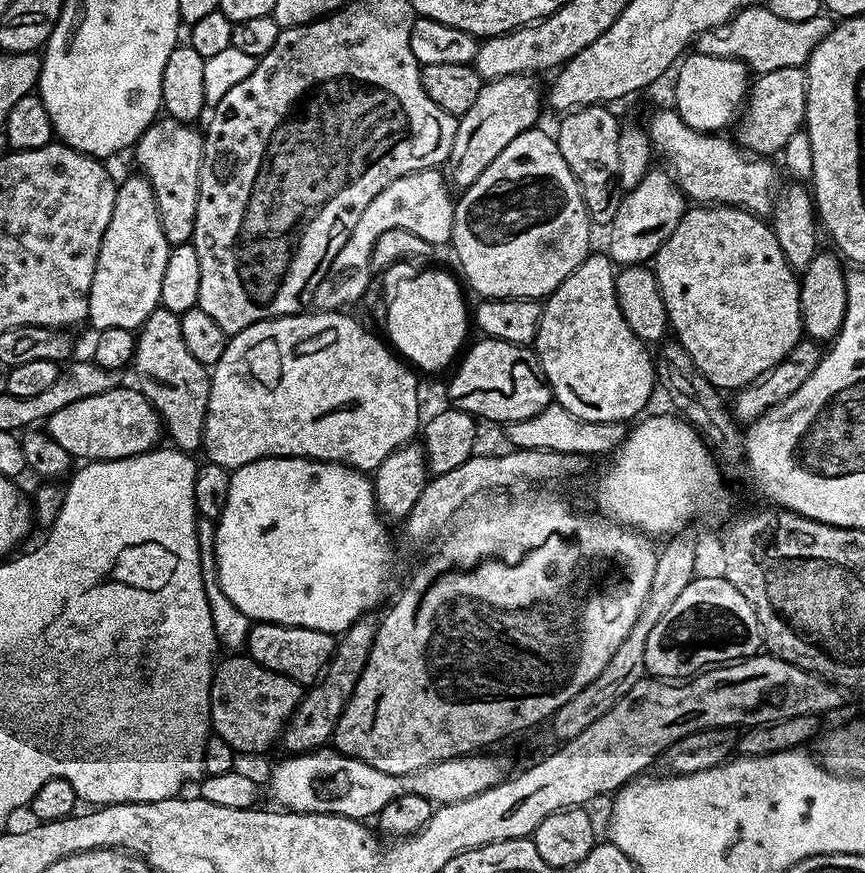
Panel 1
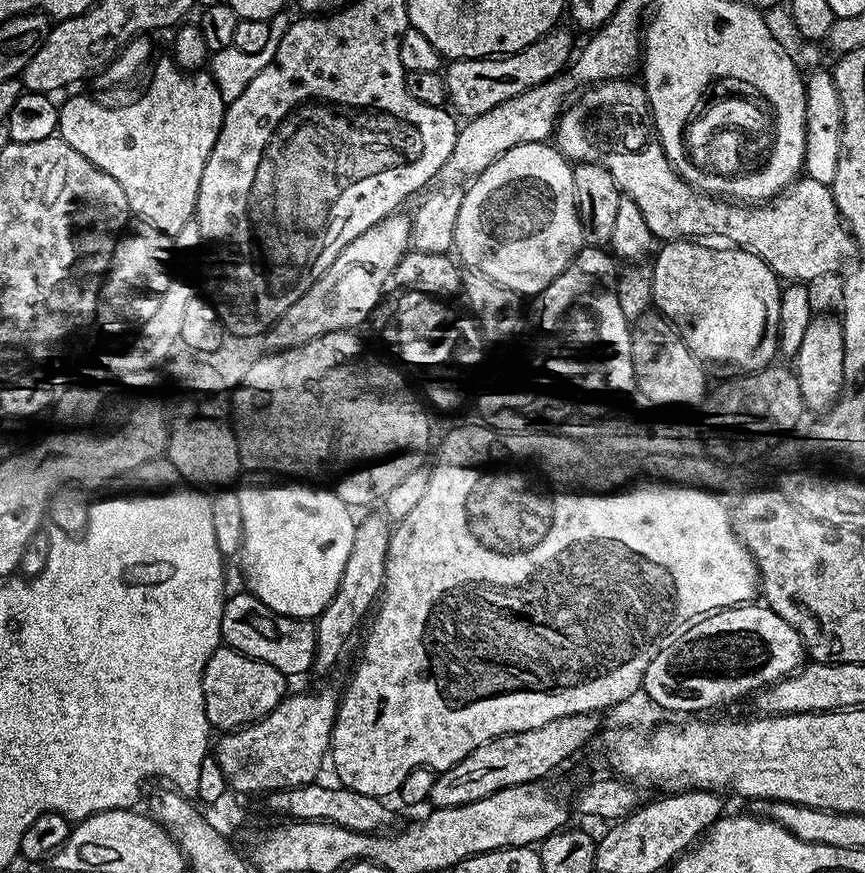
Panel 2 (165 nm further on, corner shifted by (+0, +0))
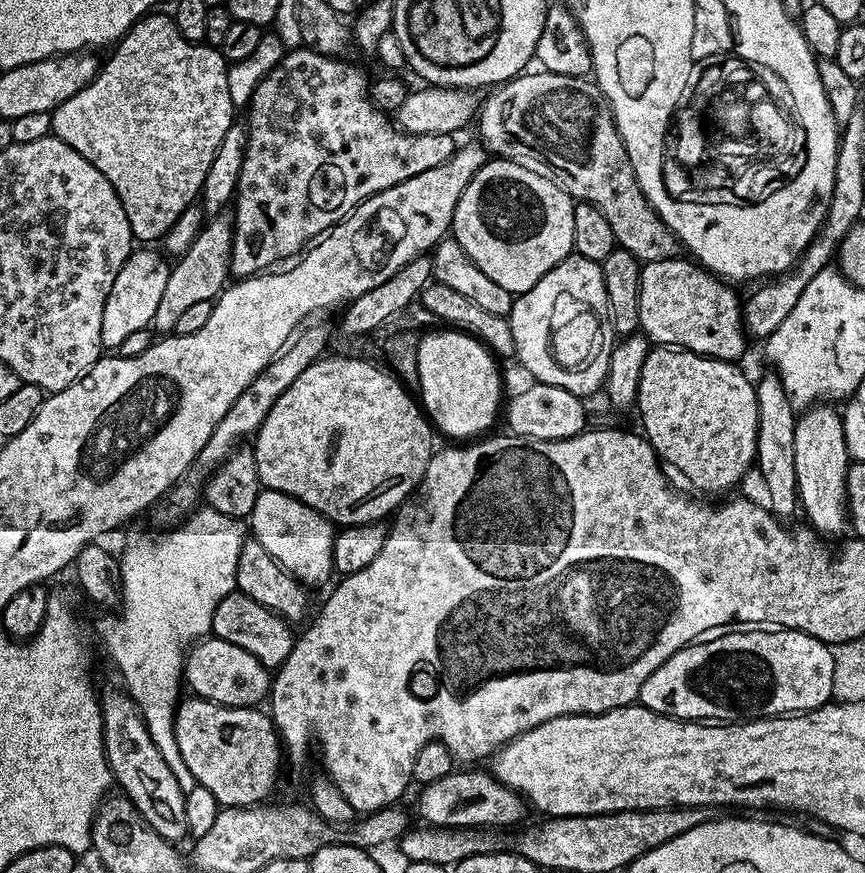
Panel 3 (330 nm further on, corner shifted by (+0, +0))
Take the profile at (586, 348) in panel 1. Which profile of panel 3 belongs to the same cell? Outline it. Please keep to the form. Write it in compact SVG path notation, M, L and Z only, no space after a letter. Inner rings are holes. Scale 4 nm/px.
M573 254L558 262L558 266L551 268L529 292L513 299L507 318L516 347L515 359L520 359L521 366L532 375L533 381L570 390L581 398L603 389L614 347L614 333L612 319L608 317L604 270L597 261Z

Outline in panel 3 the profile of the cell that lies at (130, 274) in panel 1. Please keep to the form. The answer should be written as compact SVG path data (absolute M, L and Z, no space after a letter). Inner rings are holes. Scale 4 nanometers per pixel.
M140 246L133 250L126 258L122 270L118 270L118 278L114 278L114 286L110 286L110 294L106 298L106 310L102 310L102 338L100 343L105 349L119 349L120 343L129 334L148 328L152 323L154 314L158 310L158 301L166 290L166 278L168 277L168 269L170 267L169 261L164 261L163 258L165 259L165 257L159 251L156 253L152 248L155 247Z

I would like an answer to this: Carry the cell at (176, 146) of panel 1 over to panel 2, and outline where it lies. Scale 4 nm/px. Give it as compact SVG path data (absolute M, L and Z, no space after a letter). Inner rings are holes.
M165 58L165 60L158 61L156 65L154 64L151 65L153 76L149 78L144 93L137 100L130 101L129 104L120 104L117 108L111 108L110 105L103 104L100 100L91 100L88 96L72 96L65 104L61 103L59 105L60 126L58 135L67 144L74 146L74 150L78 150L78 154L82 154L82 158L86 158L94 166L98 166L98 170L110 174L110 178L114 178L114 182L118 182L118 186L122 186L122 194L126 194L128 210L133 217L137 216L140 222L143 222L147 227L157 228L165 236L175 238L178 230L182 230L182 226L186 226L186 222L193 220L196 215L198 186L202 182L202 170L206 170L206 158L210 158L210 150L214 150L214 142L218 138L220 127L224 121L226 103L222 98L219 86L208 70L185 70L179 68L175 60L171 58Z

